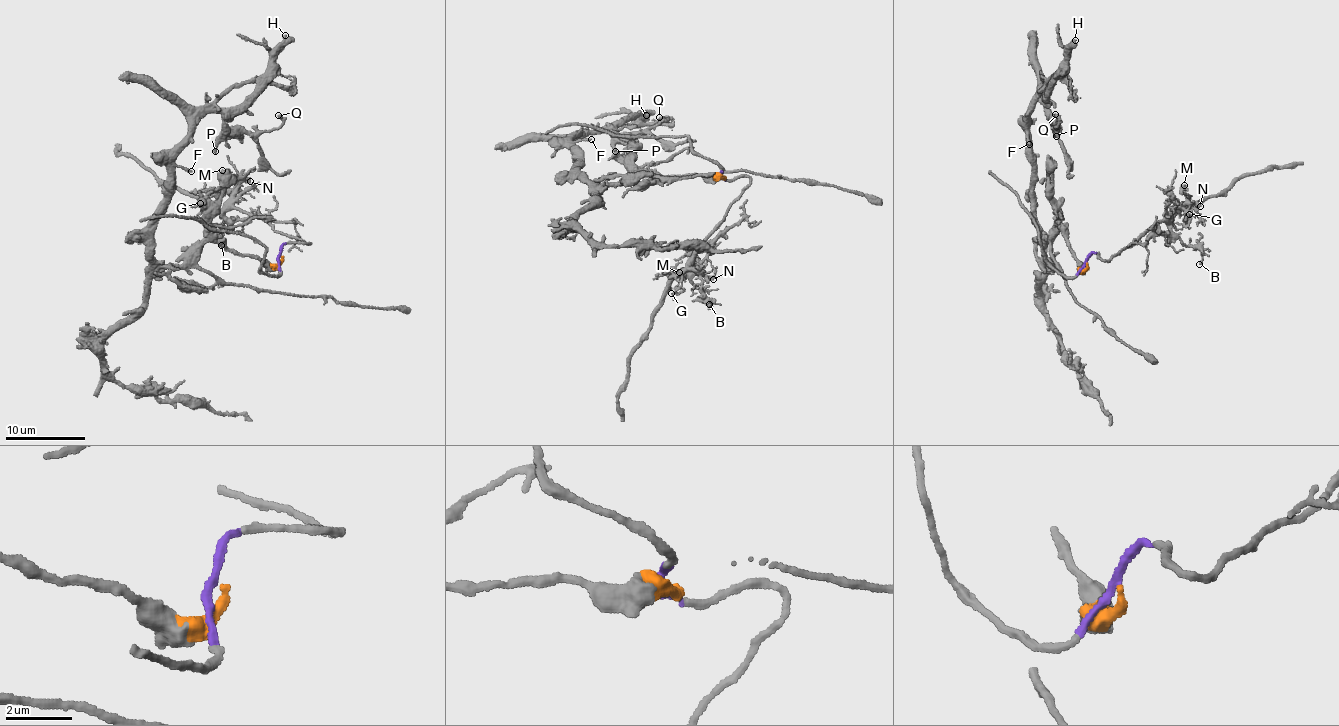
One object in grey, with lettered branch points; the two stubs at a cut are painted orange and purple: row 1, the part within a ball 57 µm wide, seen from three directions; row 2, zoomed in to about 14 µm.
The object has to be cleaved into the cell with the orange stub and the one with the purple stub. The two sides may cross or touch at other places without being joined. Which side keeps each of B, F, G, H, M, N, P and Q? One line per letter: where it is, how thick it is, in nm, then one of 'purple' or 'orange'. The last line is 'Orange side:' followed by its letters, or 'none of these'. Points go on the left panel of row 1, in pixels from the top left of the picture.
B: (221, 245) | 150 nm | purple
F: (191, 171) | 200 nm | orange
G: (200, 203) | 100 nm | purple
H: (285, 35) | 280 nm | orange
M: (222, 170) | 550 nm | purple
N: (250, 181) | 240 nm | purple
P: (215, 151) | 220 nm | orange
Q: (278, 115) | 240 nm | orange
Orange side: F, H, P, Q

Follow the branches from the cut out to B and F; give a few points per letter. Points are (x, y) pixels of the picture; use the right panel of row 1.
B: (1086, 262), (1094, 253), (1109, 260), (1155, 226), (1185, 245), (1194, 244), (1201, 251), (1199, 264)
F: (1087, 262), (1079, 266), (1058, 225), (1048, 238), (1033, 221), (1027, 135), (1030, 144)

